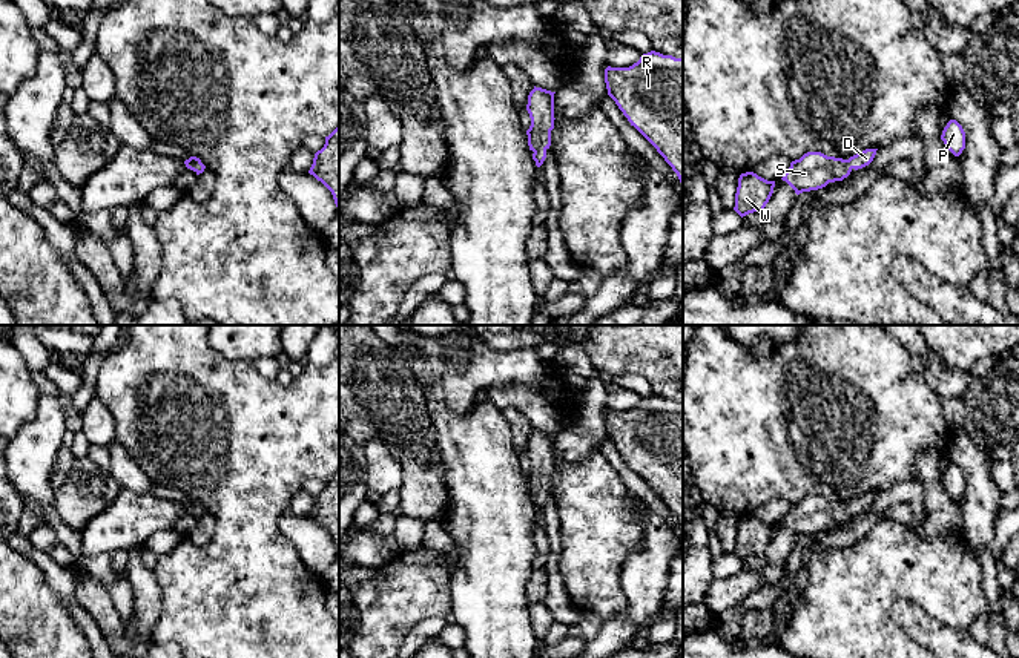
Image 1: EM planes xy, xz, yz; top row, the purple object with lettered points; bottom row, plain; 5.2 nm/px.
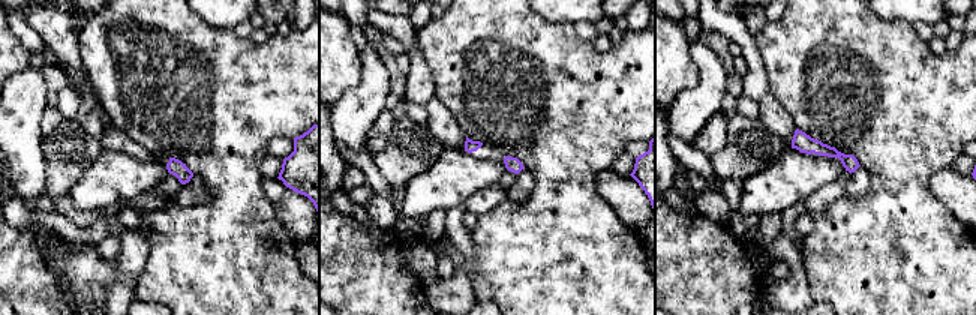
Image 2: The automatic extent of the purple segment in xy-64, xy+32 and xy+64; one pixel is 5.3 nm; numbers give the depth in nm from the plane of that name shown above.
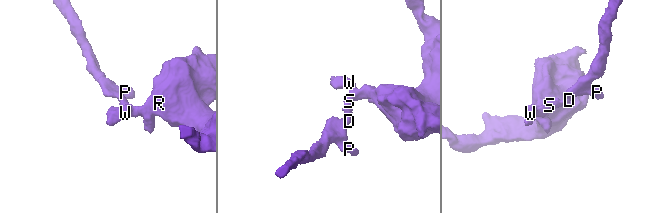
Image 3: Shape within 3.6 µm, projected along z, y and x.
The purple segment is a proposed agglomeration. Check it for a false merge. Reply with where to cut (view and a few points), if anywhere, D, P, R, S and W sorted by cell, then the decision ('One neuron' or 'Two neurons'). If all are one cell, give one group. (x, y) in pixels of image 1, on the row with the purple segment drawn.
No split. Groups: D P R S W. One neuron

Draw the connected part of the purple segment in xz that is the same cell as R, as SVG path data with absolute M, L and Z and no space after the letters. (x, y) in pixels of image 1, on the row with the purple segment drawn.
M651 51L629 67L605 69L608 95L664 158L683 186L683 58Z

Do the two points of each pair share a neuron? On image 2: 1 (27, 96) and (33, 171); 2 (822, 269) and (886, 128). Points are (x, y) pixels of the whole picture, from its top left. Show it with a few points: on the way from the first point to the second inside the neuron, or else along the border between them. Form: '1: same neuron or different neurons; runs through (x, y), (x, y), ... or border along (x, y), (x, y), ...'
1: same neuron; runs through (27, 114), (27, 153)
2: same neuron; runs through (856, 234), (886, 204), (886, 162)

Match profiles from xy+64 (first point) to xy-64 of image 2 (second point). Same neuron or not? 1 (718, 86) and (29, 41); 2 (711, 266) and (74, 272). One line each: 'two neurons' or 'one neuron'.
1: two neurons
2: two neurons

